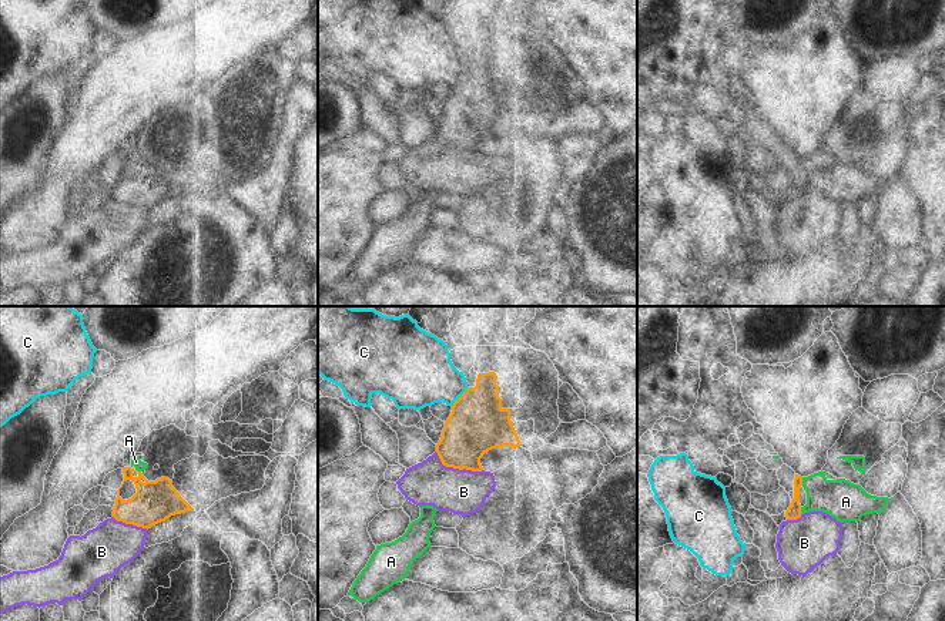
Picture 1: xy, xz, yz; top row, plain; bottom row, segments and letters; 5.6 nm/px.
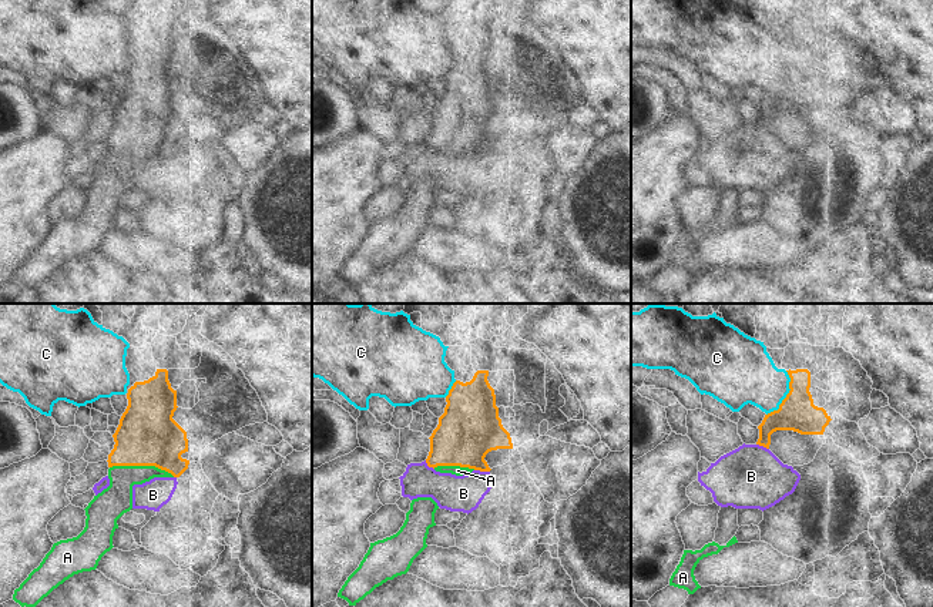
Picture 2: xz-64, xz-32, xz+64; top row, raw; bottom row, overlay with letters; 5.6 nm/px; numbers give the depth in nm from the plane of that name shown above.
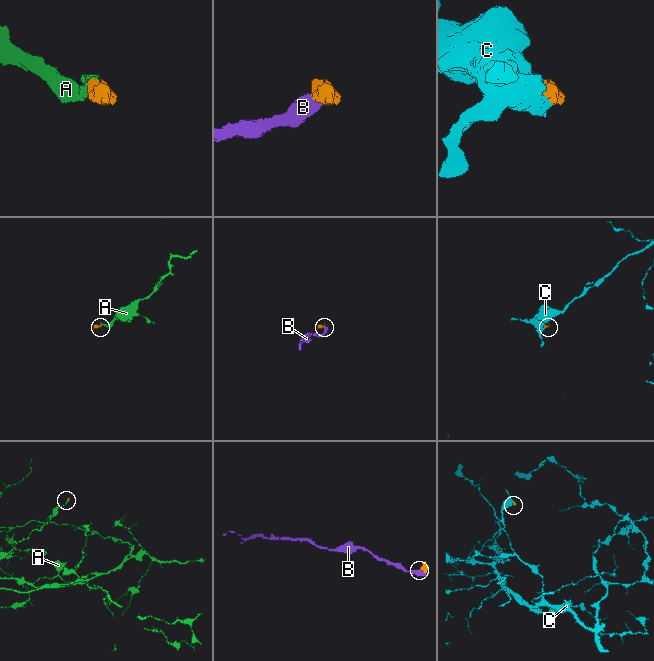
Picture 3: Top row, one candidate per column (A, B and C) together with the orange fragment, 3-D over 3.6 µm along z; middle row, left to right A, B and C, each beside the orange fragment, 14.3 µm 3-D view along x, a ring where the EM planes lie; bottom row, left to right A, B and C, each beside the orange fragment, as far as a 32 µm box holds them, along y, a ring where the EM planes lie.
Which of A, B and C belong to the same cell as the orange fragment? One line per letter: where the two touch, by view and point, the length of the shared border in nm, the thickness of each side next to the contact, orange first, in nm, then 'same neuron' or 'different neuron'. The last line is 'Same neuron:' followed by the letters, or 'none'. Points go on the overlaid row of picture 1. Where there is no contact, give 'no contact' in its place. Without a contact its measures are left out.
A: meets orange in yz at (801, 482); contact 50 nm long; 80 nm thick on the orange side, 220 nm on the other; same neuron
B: meets orange in xz at (456, 467); contact 300 nm long; 300 nm thick on the orange side, 260 nm on the other; different neuron
C: meets orange in xz at (459, 398); contact 140 nm long; 320 nm thick on the orange side, 360 nm on the other; different neuron
Same neuron: A

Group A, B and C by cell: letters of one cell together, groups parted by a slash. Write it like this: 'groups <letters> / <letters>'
groups A / B / C

